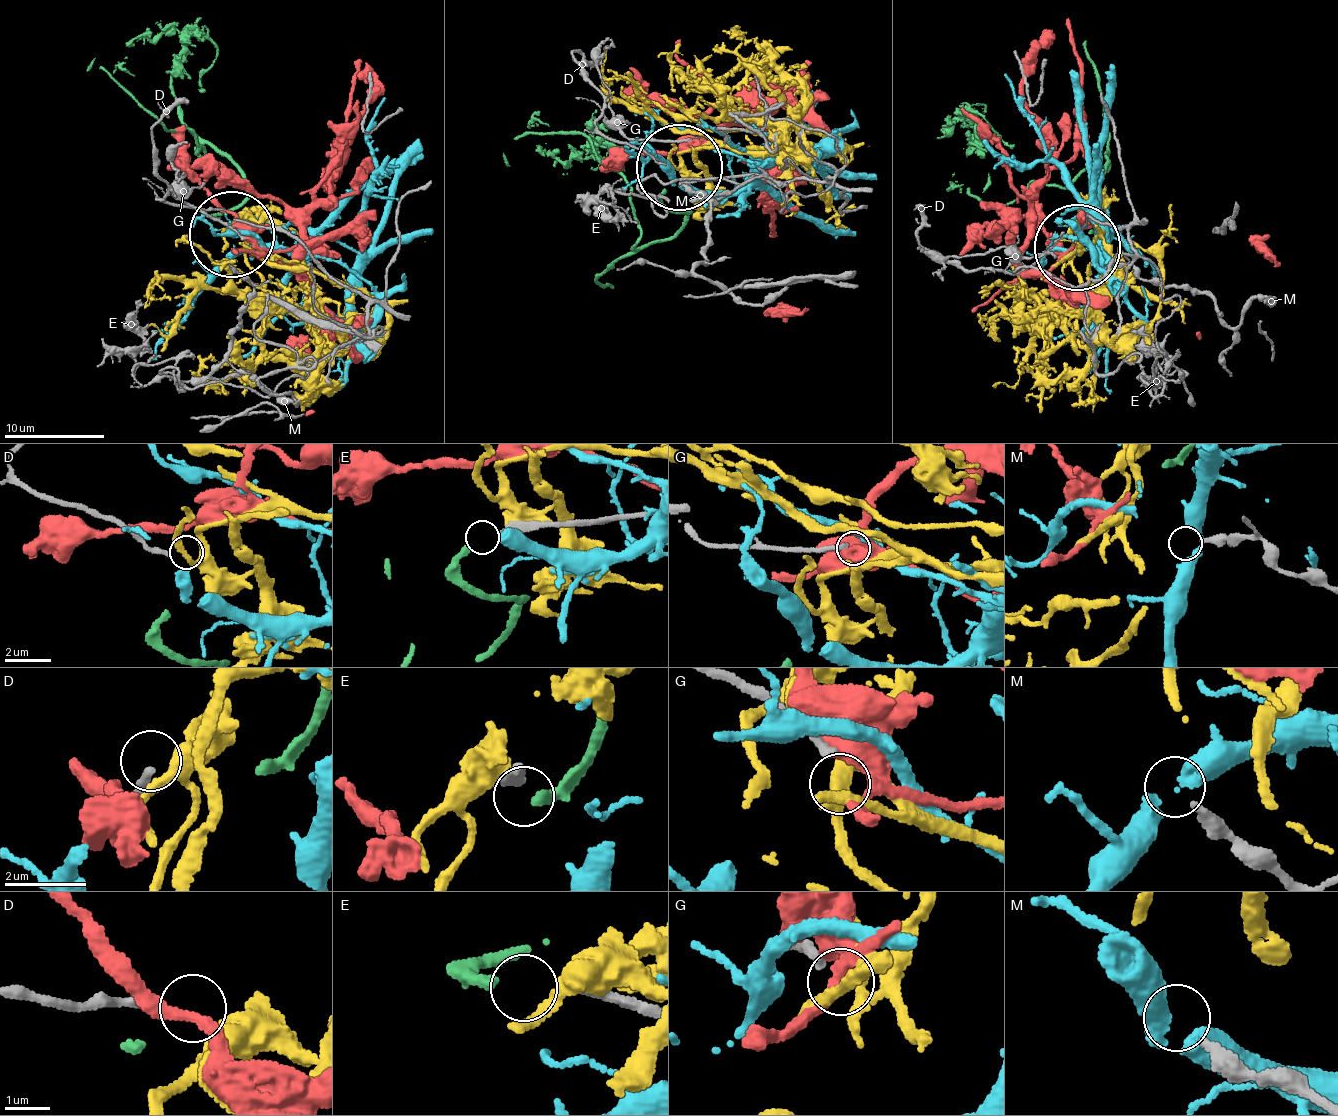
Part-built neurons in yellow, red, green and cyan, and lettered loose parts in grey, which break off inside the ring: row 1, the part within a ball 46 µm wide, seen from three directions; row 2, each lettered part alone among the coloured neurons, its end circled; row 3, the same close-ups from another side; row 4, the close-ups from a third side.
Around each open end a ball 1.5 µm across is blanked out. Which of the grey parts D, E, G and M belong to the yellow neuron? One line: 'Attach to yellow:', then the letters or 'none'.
Attach to yellow: none

